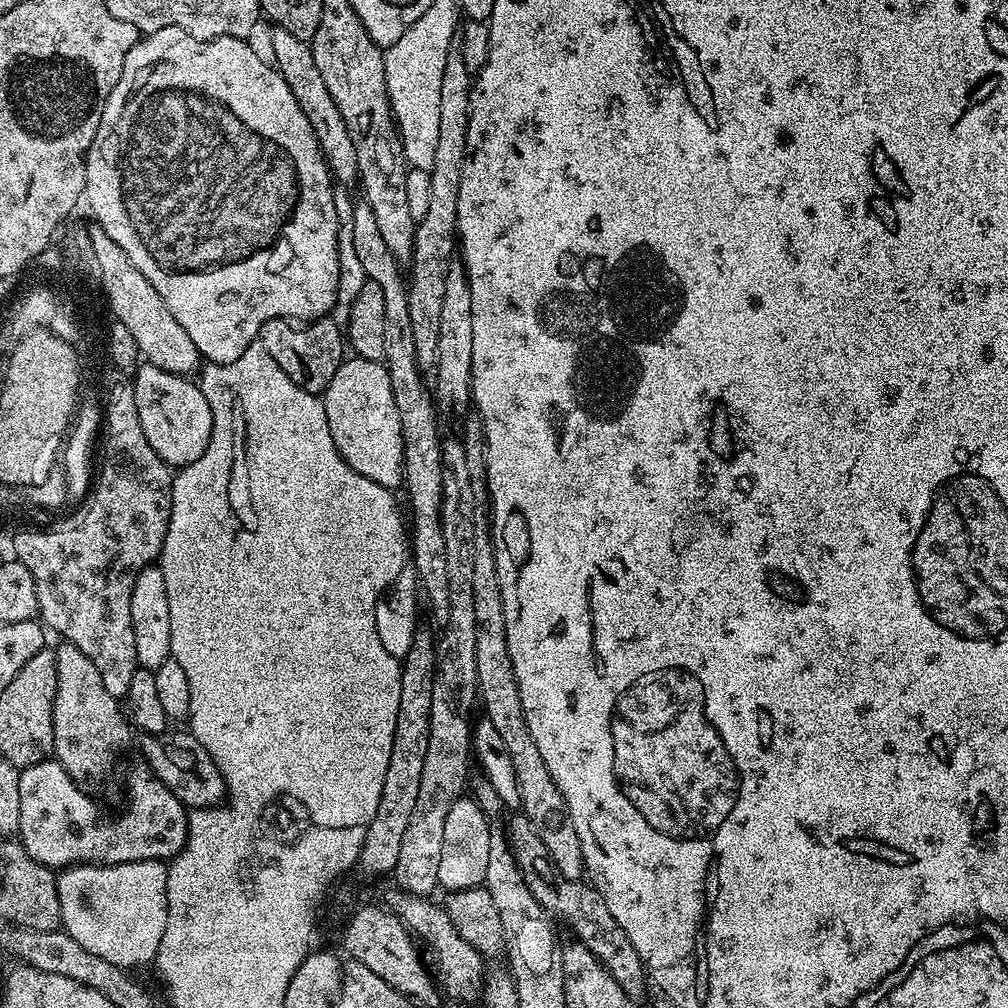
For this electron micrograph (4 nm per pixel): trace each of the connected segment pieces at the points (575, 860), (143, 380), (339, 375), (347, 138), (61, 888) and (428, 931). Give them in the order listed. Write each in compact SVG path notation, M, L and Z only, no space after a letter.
M477 515L475 522L473 592L474 613L477 619L477 648L474 677L476 676L476 684L480 687L480 700L484 703L483 715L490 722L494 722L494 730L498 730L502 742L506 742L506 750L510 754L510 762L514 762L514 774L518 778L520 787L520 808L540 841L546 846L547 859L556 863L556 868L564 875L561 877L565 881L576 882L586 872L582 846L578 842L574 822L568 816L564 796L554 786L550 778L550 770L546 770L546 762L542 762L542 754L538 754L538 746L534 746L534 738L530 738L530 730L524 721L524 707L518 694L518 682L514 678L506 642L504 607L496 577L490 520L487 515Z
M141 363L134 372L132 389L146 440L164 463L181 468L205 453L213 430L213 414L206 396L191 379L170 374L153 364Z
M345 359L341 363L340 369L336 371L336 376L328 383L326 392L327 395L332 395L330 398L327 397L326 400L330 434L334 438L334 446L354 471L366 478L370 478L370 482L378 482L378 486L396 490L396 488L401 487L404 479L404 433L400 430L399 419L394 415L393 409L390 407L392 390L387 371L380 370L380 373L373 378L372 384L356 384L356 376L370 371L371 368L374 368L371 360Z
M278 27L272 28L272 36L277 54L275 67L280 77L290 86L298 106L302 106L302 114L306 114L316 135L316 141L320 144L320 151L328 162L329 173L339 183L340 180L344 184L350 183L351 180L355 181L360 171L360 153L356 151L353 133L344 124L334 98L330 98L330 90L326 90L326 82L322 82L322 74L318 74L318 66L314 66L311 47L305 41L294 38L286 30Z
M139 860L138 862L130 862L129 864L78 864L69 866L57 875L56 889L58 890L58 902L60 903L60 923L63 931L70 934L70 938L74 938L74 942L78 942L78 946L82 946L82 950L90 950L90 954L98 954L98 958L106 958L106 962L114 962L119 968L125 970L132 970L135 964L148 964L151 965L156 959L156 952L160 948L162 942L162 934L166 930L166 918L168 917L168 899L166 898L166 878L168 877L168 864L162 860Z
M408 896L405 901L405 904L398 909L398 915L408 927L408 931L426 949L426 960L439 991L447 999L449 996L452 1000L474 999L475 1001L481 995L482 981L486 976L485 961L481 955L470 942L464 941L459 936L439 903L431 904L431 899L423 896Z

